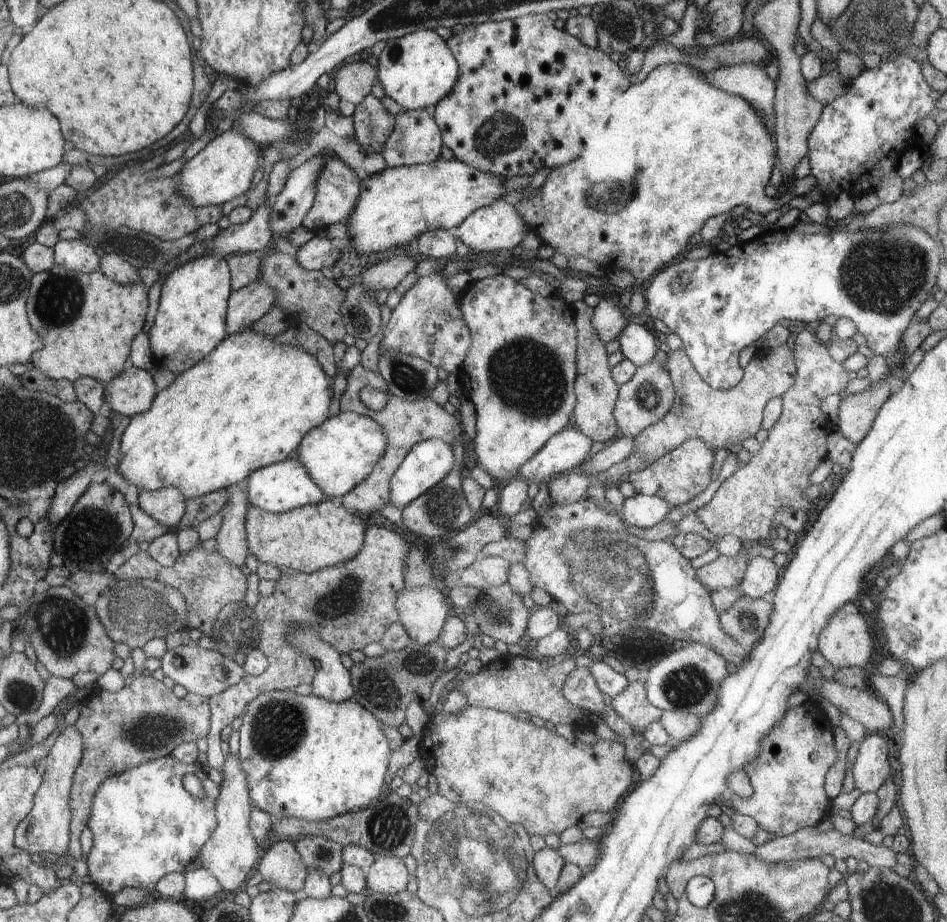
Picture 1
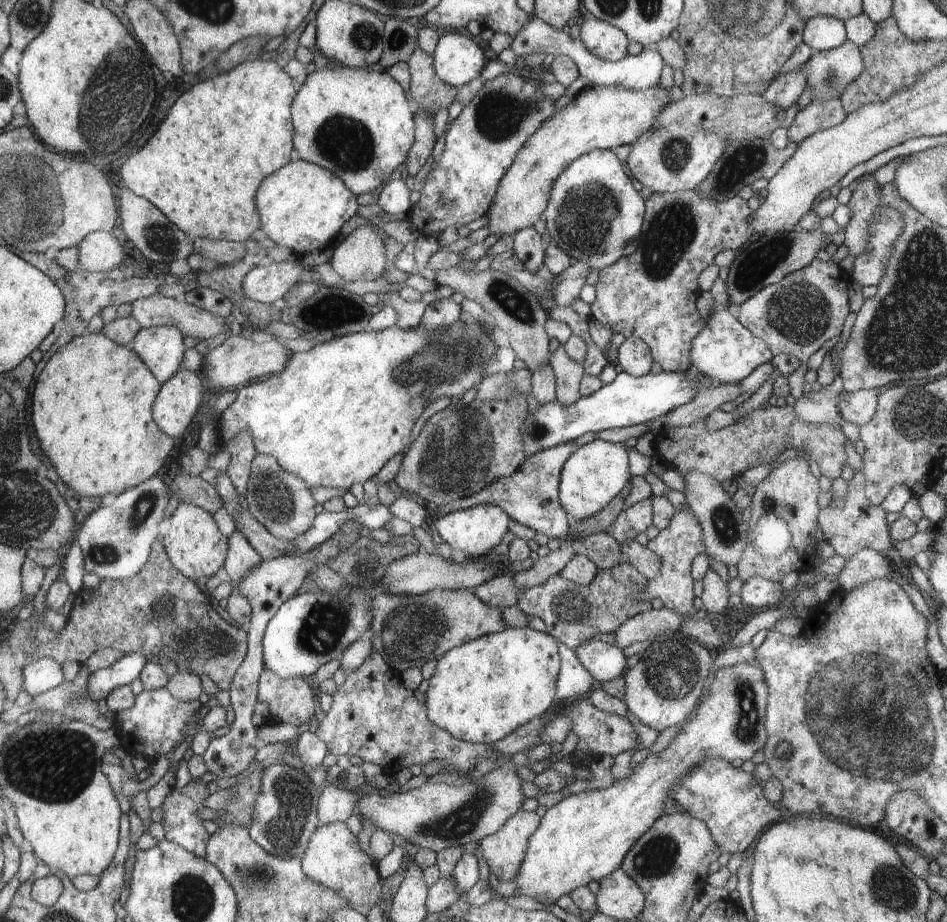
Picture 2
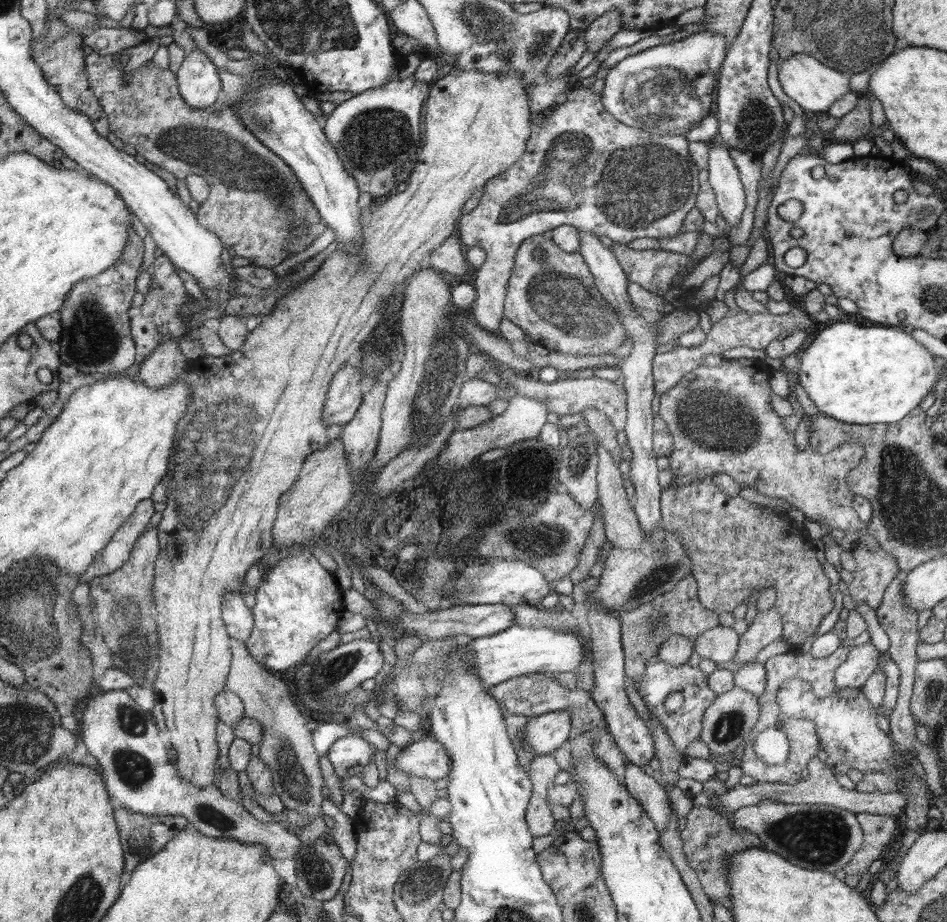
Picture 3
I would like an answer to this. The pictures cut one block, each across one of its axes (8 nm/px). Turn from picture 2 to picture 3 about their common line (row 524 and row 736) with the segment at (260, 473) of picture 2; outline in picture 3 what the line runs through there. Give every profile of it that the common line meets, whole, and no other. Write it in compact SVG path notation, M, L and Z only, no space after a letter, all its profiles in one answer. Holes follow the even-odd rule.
M231 638L231 652L234 654L234 661L231 663L226 690L241 698L246 717L253 718L261 724L263 737L259 744L259 757L274 773L275 793L282 799L285 811L304 813L312 819L320 817L324 778L318 766L319 752L312 746L312 732L306 728L306 718L302 716L300 708L292 702L288 684L276 678L272 670L264 670L264 664L260 664L251 655L251 651L242 640Z

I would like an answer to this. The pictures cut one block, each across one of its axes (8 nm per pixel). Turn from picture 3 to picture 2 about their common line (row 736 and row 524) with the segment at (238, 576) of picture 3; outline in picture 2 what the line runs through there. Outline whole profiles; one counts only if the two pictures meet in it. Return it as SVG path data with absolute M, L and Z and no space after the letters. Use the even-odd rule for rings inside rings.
M180 503L170 517L171 525L168 534L162 536L171 562L193 581L206 581L226 564L226 552L229 542L218 530L212 514L190 503Z

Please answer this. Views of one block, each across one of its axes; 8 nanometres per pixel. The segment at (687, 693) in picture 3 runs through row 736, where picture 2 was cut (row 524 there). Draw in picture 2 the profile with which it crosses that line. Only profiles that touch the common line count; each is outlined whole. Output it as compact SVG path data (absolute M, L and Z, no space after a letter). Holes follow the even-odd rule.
M676 510L671 524L661 530L656 538L649 540L647 547L661 558L662 568L659 578L647 582L647 588L639 595L641 599L660 598L666 608L678 611L681 615L690 616L694 610L694 592L692 592L692 576L690 564L698 554L704 554L707 549L703 538L703 527L697 522L690 510Z

